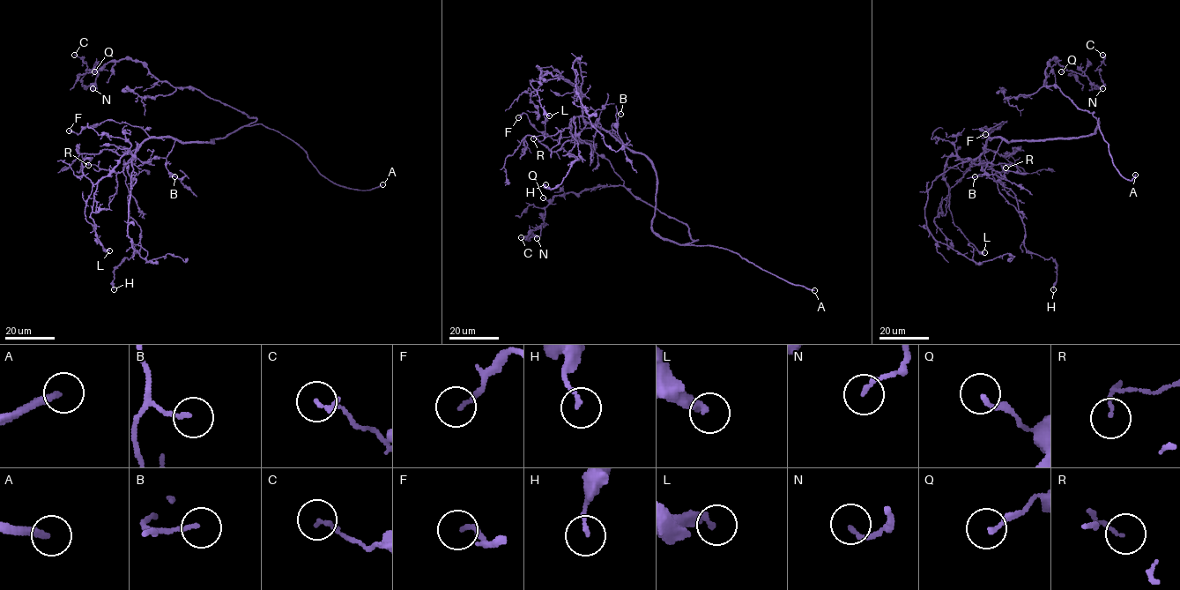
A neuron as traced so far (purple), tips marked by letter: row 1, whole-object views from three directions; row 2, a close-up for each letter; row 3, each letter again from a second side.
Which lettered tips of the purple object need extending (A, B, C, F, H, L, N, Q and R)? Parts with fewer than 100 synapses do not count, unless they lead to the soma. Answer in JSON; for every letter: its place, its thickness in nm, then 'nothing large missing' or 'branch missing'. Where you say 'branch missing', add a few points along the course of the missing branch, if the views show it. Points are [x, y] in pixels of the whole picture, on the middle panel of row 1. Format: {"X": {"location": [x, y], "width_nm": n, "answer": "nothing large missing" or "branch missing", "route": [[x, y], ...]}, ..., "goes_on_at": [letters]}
{"A": {"location": [814, 290], "width_nm": 240, "answer": "branch missing"}, "B": {"location": [620, 114], "width_nm": 140, "answer": "nothing large missing"}, "C": {"location": [521, 237], "width_nm": 160, "answer": "nothing large missing"}, "F": {"location": [518, 117], "width_nm": 160, "answer": "nothing large missing"}, "H": {"location": [545, 184], "width_nm": 130, "answer": "nothing large missing"}, "L": {"location": [549, 115], "width_nm": 280, "answer": "nothing large missing"}, "N": {"location": [537, 238], "width_nm": 160, "answer": "nothing large missing"}, "Q": {"location": [543, 197], "width_nm": 160, "answer": "nothing large missing"}, "R": {"location": [533, 138], "width_nm": 110, "answer": "nothing large missing"}, "goes_on_at": ["A"]}

